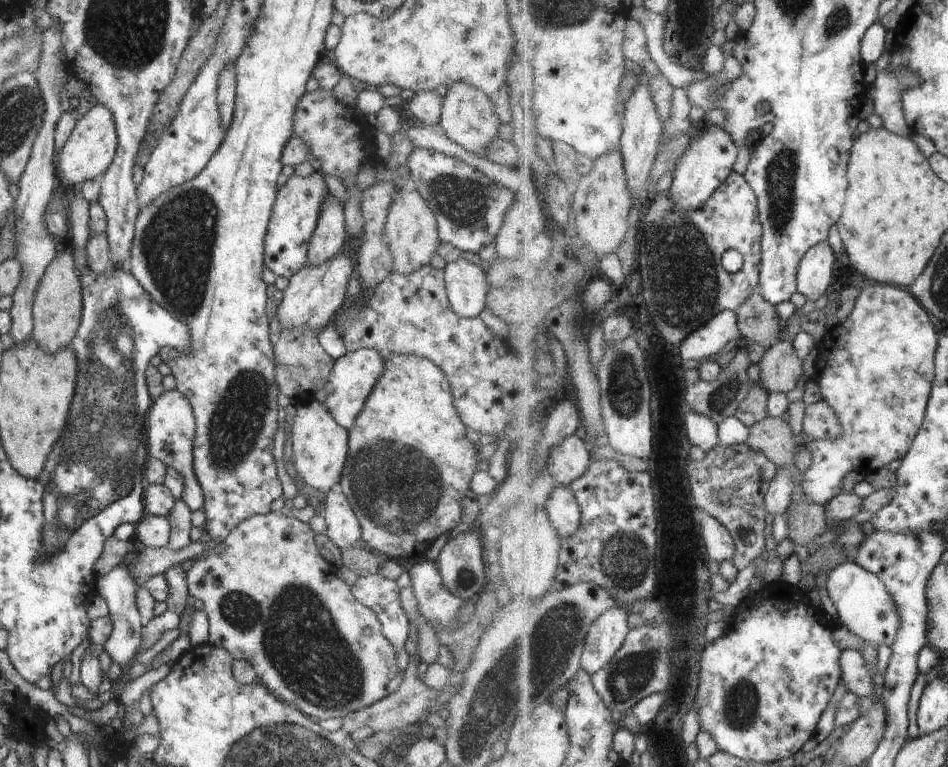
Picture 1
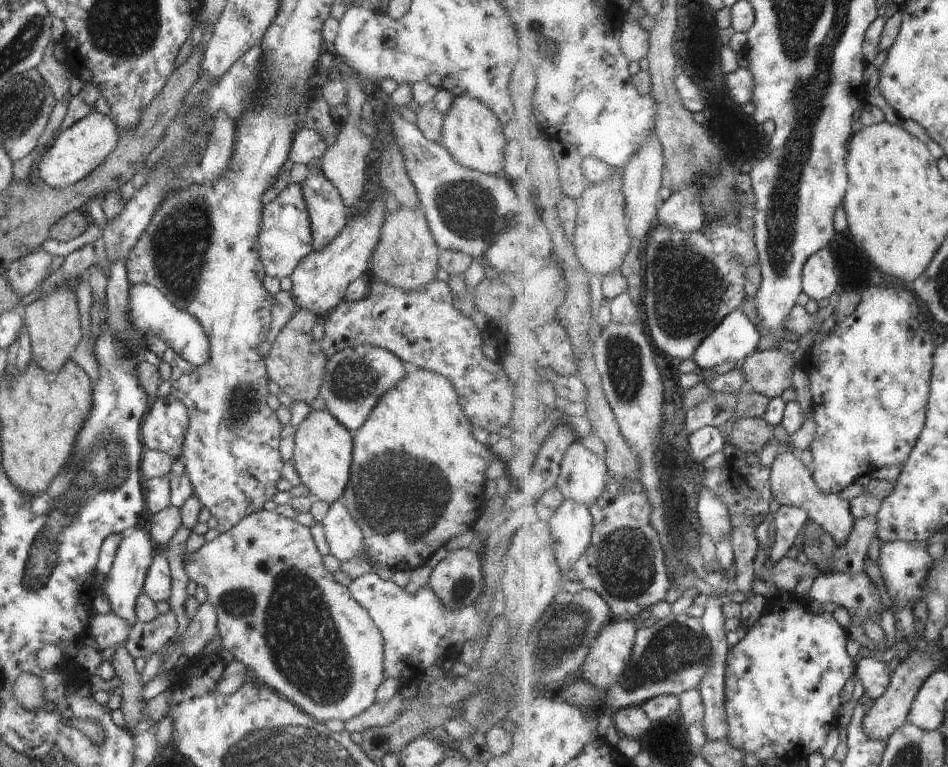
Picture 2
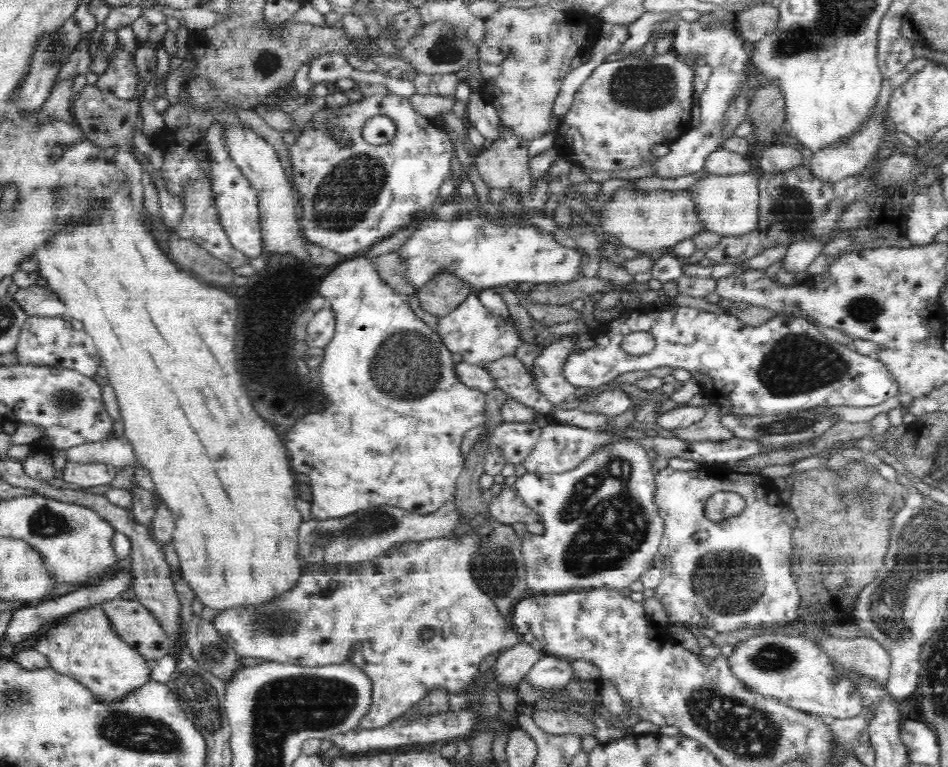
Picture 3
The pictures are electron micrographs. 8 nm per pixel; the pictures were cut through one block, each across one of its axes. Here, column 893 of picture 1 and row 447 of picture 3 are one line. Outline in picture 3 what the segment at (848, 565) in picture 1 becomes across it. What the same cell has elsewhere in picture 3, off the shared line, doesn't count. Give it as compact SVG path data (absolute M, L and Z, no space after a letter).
M614 438L610 442L602 443L596 447L594 452L589 452L588 456L576 466L573 470L568 470L564 473L527 473L515 481L515 488L517 495L522 498L524 504L534 510L544 524L544 532L542 534L532 534L526 532L522 540L521 555L525 566L525 577L527 578L527 585L536 593L562 593L564 591L571 591L572 589L589 589L610 587L615 589L623 589L632 584L635 580L639 580L640 575L645 572L650 564L654 561L657 549L663 536L665 522L660 516L659 509L655 503L655 476L652 474L652 460L648 456L647 448L632 439Z

